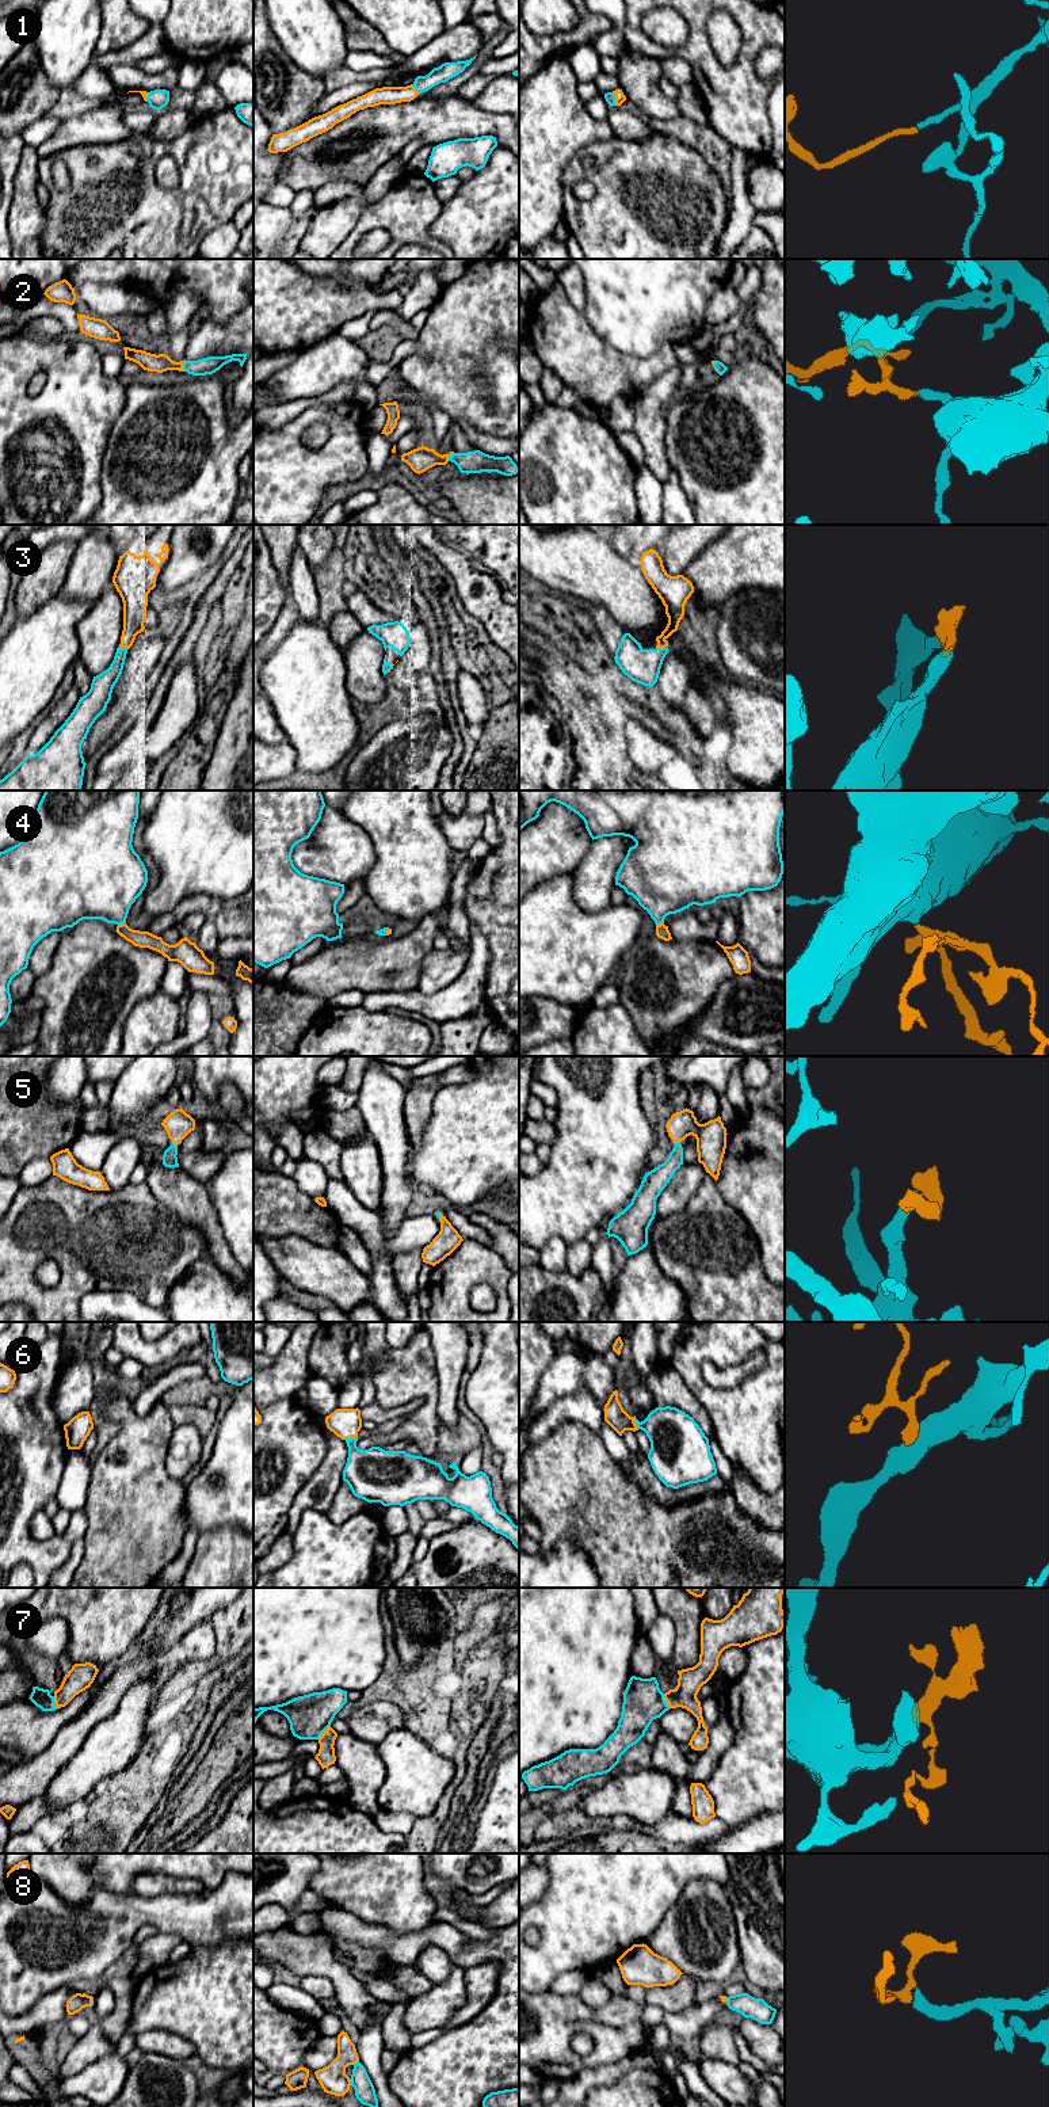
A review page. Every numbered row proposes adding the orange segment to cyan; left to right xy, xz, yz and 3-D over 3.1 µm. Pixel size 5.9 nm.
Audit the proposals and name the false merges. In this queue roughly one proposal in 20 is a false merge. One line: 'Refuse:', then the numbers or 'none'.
Refuse: none

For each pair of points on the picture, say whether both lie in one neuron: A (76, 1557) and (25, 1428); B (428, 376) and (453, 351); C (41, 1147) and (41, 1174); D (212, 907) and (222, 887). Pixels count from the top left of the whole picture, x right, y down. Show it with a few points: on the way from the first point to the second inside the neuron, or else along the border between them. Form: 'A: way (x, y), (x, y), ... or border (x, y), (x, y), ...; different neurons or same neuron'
A: border (71, 1546), (68, 1558), (53, 1573); different neurons
B: way (434, 370), (447, 357); same neuron
C: border (49, 1157), (33, 1158), (18, 1177); different neurons
D: border (239, 895), (186, 896); different neurons

